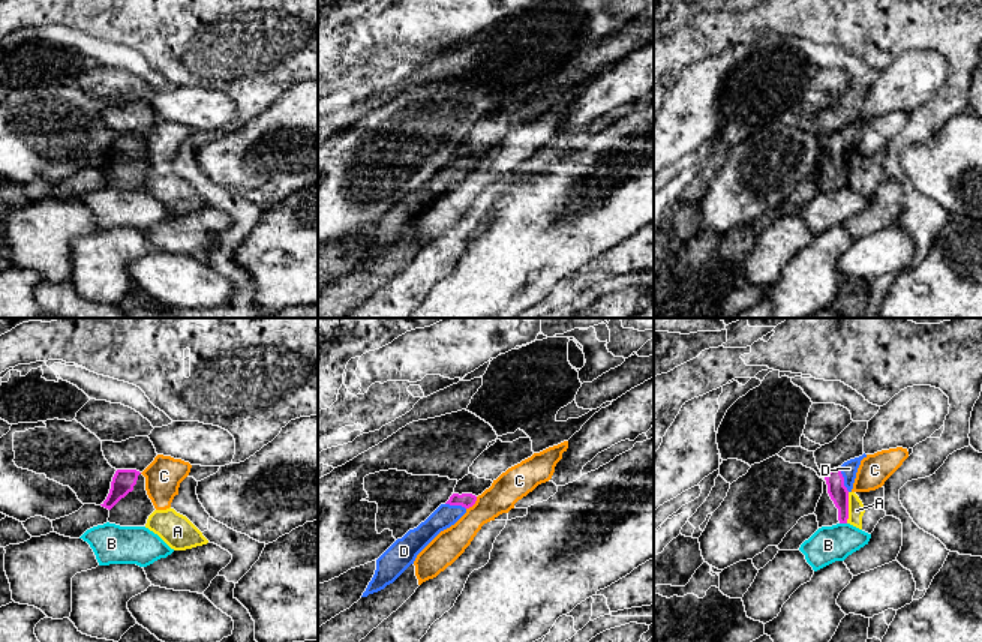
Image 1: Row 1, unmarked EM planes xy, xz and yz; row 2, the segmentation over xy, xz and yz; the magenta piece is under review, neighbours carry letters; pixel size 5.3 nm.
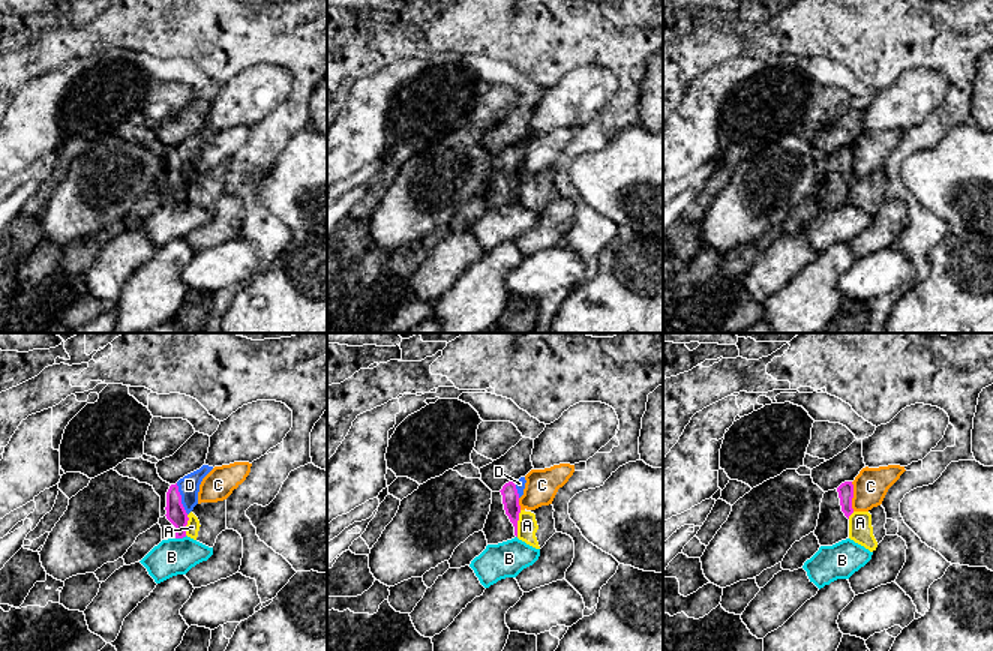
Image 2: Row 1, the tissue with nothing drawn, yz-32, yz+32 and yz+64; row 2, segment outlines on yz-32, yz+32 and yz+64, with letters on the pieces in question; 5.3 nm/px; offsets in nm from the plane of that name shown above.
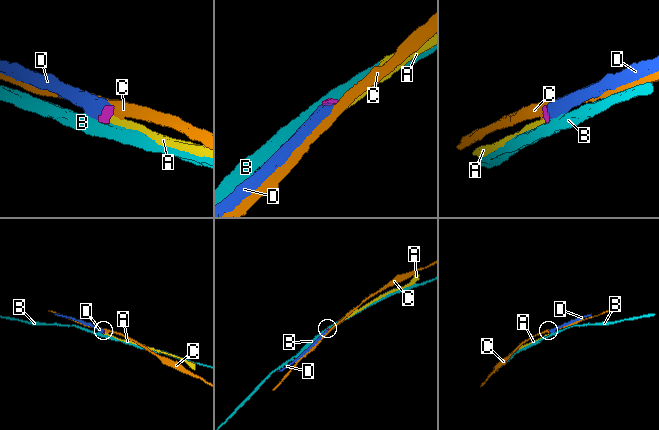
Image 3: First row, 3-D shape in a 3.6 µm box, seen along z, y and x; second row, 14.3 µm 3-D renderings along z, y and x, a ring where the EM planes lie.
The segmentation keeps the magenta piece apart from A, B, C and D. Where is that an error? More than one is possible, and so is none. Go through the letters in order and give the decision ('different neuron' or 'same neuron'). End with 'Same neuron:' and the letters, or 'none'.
A: different neuron
B: different neuron
C: different neuron
D: same neuron
Same neuron: D

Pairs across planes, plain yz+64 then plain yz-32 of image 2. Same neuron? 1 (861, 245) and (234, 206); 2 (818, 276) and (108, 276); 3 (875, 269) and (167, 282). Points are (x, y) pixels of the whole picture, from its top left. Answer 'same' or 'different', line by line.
1: same
2: different
3: different

